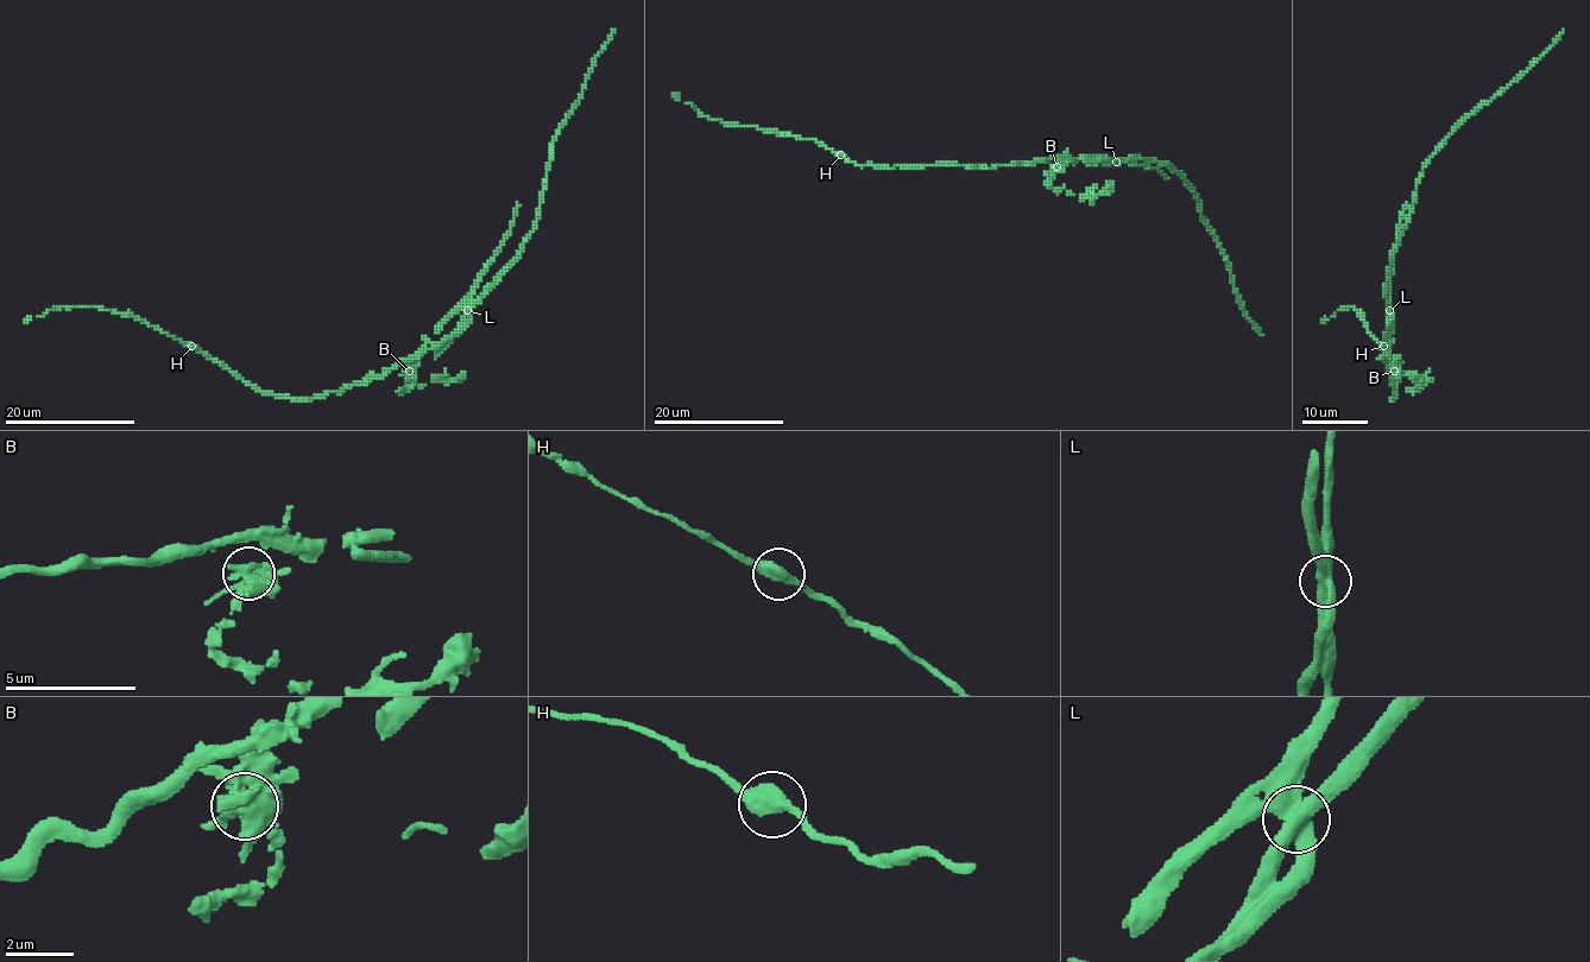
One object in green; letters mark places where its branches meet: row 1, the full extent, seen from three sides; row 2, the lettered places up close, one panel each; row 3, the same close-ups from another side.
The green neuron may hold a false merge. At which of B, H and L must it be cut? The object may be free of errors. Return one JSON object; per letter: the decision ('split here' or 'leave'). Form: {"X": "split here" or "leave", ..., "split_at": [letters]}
{"B": "leave", "H": "leave", "L": "split here", "split_at": ["L"]}

